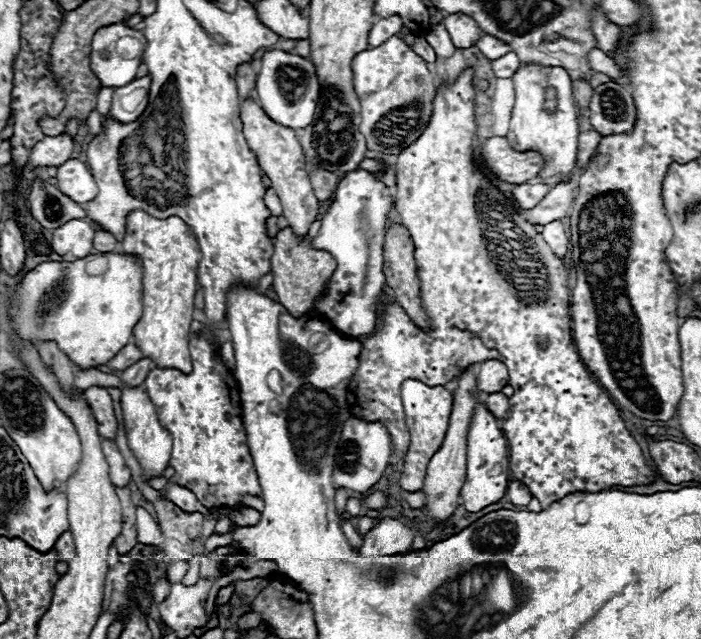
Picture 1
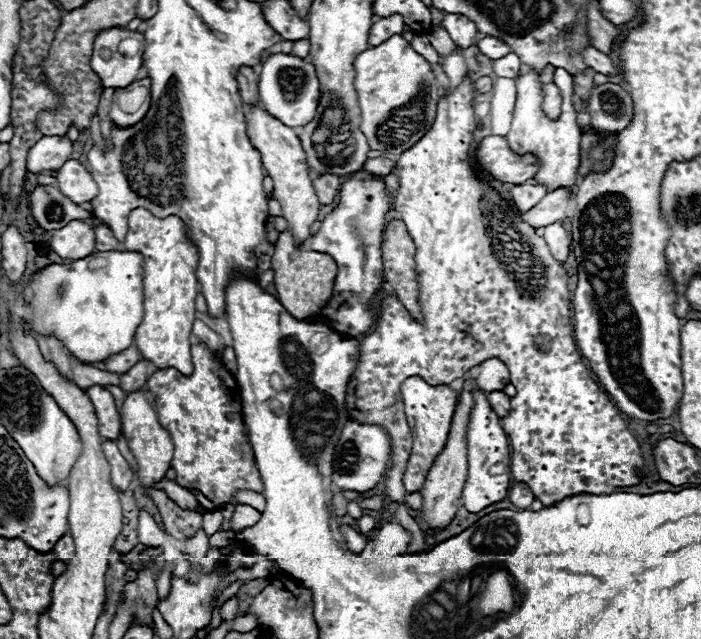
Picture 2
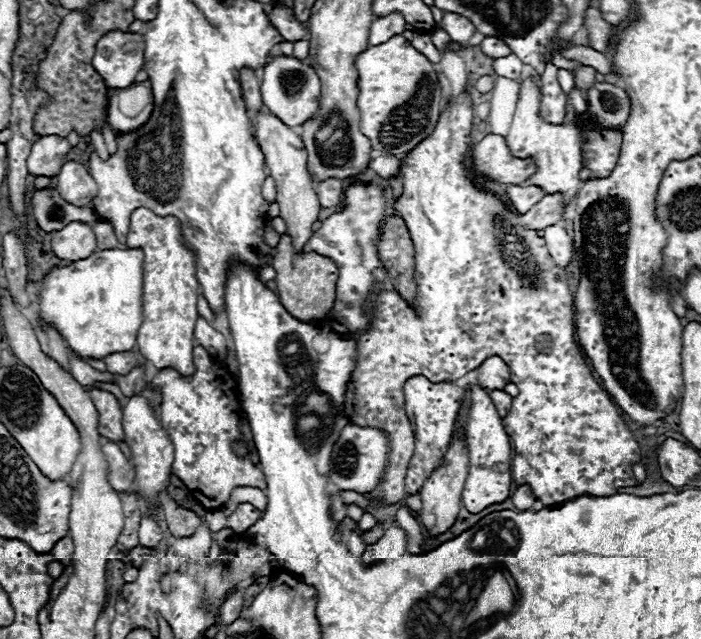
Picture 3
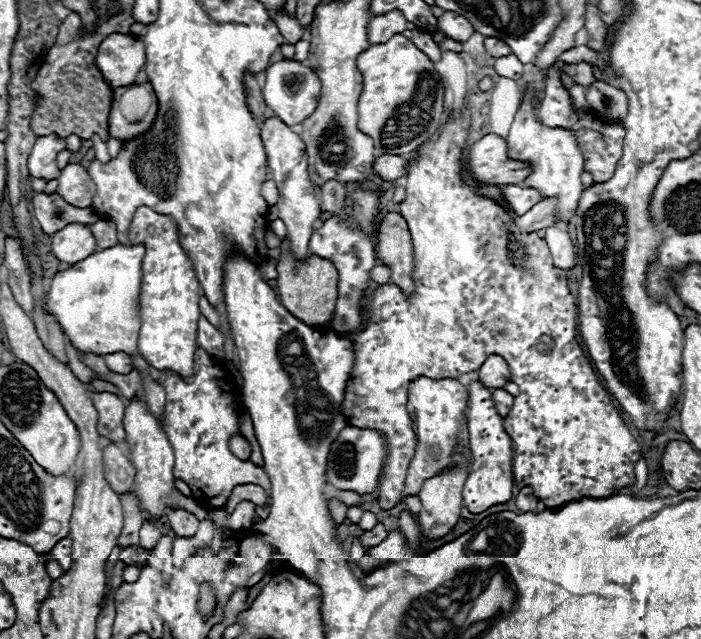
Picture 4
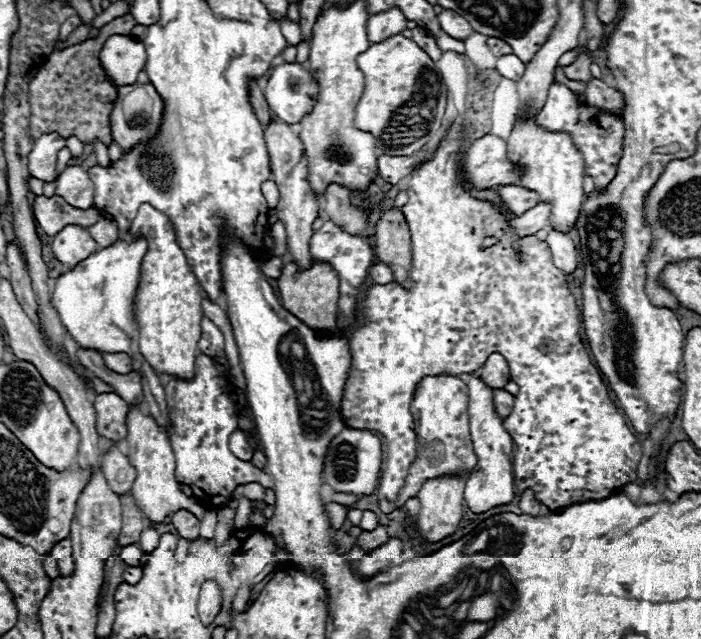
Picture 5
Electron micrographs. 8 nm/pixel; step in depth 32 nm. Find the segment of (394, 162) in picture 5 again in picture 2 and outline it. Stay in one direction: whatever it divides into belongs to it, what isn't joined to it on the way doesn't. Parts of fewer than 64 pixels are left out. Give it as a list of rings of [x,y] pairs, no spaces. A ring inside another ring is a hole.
[[[368,158],[368,160],[364,162],[364,170],[372,172],[372,174],[376,174],[376,176],[386,176],[394,166],[396,166],[396,164],[390,162],[390,160],[386,160],[386,158]]]

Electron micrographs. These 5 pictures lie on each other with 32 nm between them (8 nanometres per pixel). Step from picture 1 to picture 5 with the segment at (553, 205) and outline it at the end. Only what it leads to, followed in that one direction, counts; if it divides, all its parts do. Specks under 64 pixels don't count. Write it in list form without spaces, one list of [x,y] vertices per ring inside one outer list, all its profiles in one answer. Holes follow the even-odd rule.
[[[538,202],[532,210],[524,212],[522,216],[516,216],[510,220],[510,226],[518,236],[530,236],[536,234],[542,228],[550,226],[550,212],[552,204],[550,202]]]

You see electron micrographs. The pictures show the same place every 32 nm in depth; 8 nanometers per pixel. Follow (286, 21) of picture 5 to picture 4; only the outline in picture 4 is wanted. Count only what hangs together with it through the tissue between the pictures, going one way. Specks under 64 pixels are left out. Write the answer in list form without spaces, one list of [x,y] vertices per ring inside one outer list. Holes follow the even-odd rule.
[[[278,10],[278,12],[272,14],[270,18],[274,20],[274,24],[278,26],[280,34],[284,36],[284,40],[286,40],[288,44],[296,44],[298,40],[304,38],[304,28],[300,26],[300,22],[298,22],[296,18],[288,16],[286,10]]]

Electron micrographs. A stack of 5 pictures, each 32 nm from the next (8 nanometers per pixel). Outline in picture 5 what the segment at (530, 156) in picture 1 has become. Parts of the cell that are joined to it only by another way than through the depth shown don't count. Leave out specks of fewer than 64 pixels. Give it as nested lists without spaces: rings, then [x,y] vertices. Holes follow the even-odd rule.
[[[486,134],[470,144],[462,170],[466,180],[478,190],[500,184],[518,184],[524,176],[522,166],[516,170],[506,158],[506,142],[494,134]]]

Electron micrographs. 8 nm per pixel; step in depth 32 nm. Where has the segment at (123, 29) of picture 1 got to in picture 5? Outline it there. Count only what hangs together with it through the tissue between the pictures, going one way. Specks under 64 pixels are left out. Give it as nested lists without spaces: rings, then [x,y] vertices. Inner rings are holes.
[[[114,34],[104,42],[98,60],[114,86],[128,86],[146,64],[146,50],[140,40]]]

